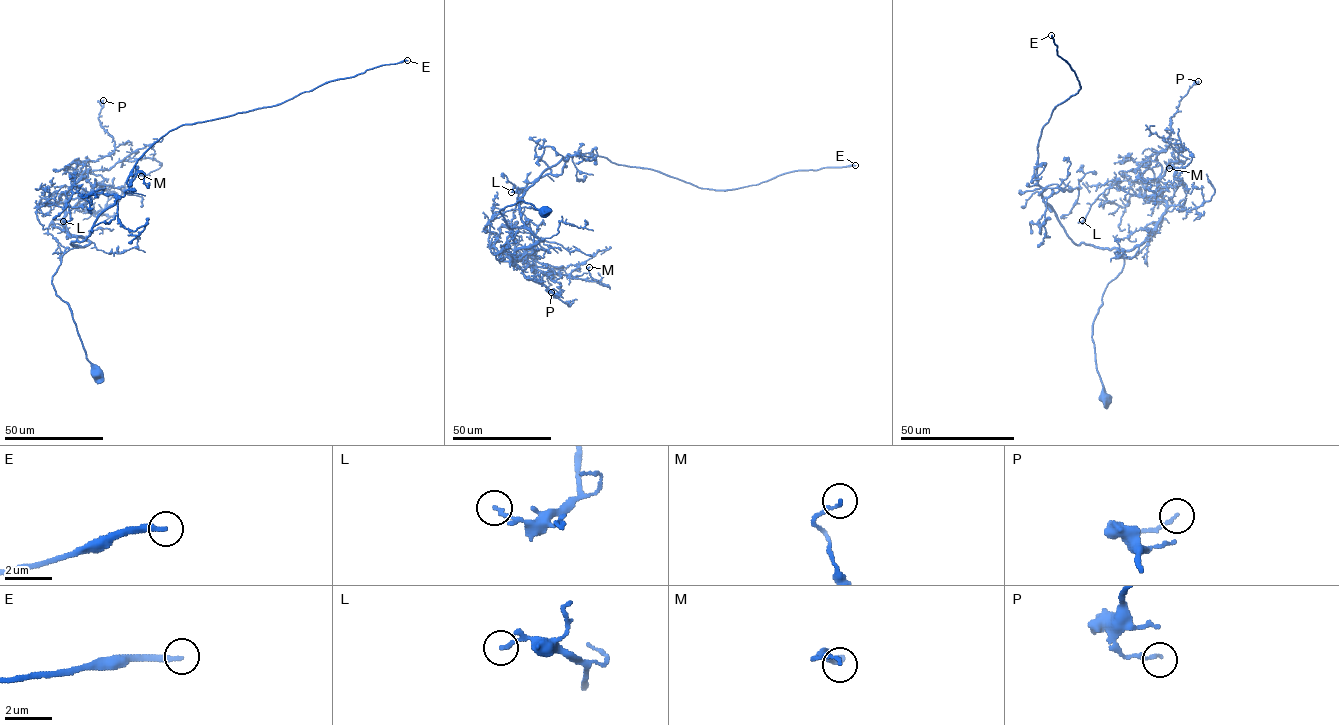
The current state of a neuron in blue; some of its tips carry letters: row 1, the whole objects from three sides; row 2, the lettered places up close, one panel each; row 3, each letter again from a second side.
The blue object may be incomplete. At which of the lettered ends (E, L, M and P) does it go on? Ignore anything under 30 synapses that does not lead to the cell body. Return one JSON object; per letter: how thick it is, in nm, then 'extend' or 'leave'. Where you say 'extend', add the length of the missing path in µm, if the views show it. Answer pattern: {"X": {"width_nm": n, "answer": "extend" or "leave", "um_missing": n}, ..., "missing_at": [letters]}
{"E": {"width_nm": 240, "answer": "extend", "um_missing": 250}, "L": {"width_nm": 160, "answer": "leave"}, "M": {"width_nm": 160, "answer": "leave"}, "P": {"width_nm": 130, "answer": "leave"}, "missing_at": ["E"]}

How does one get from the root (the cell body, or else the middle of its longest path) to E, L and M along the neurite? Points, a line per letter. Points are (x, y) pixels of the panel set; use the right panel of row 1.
E: (1105, 398), (1092, 325), (1126, 251), (1076, 245), (1037, 182), (1042, 127), (1054, 108), (1080, 89), (1051, 35)
L: (1105, 398), (1092, 322), (1124, 258), (1136, 255), (1159, 229), (1166, 203), (1129, 188), (1107, 187), (1082, 220)
M: (1105, 398), (1092, 322), (1124, 258), (1159, 228), (1159, 178), (1178, 151), (1191, 153), (1183, 167), (1169, 168)

